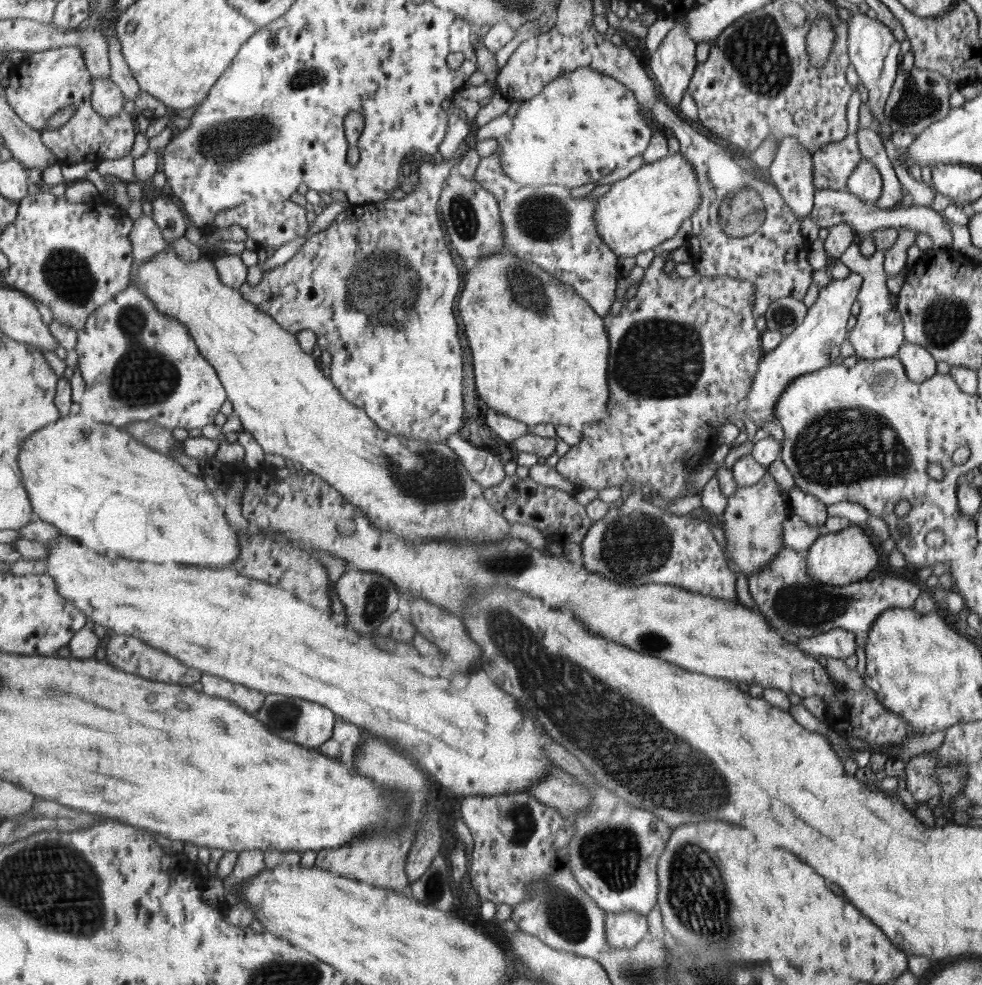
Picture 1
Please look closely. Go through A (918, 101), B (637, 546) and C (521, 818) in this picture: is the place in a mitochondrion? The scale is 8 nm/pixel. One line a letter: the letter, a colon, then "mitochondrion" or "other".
A: mitochondrion
B: mitochondrion
C: mitochondrion

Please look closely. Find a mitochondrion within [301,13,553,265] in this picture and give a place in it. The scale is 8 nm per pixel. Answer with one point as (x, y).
(462, 217)

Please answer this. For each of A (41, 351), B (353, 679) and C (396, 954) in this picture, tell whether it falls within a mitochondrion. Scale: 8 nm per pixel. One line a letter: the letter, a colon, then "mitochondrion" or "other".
A: other
B: other
C: other

